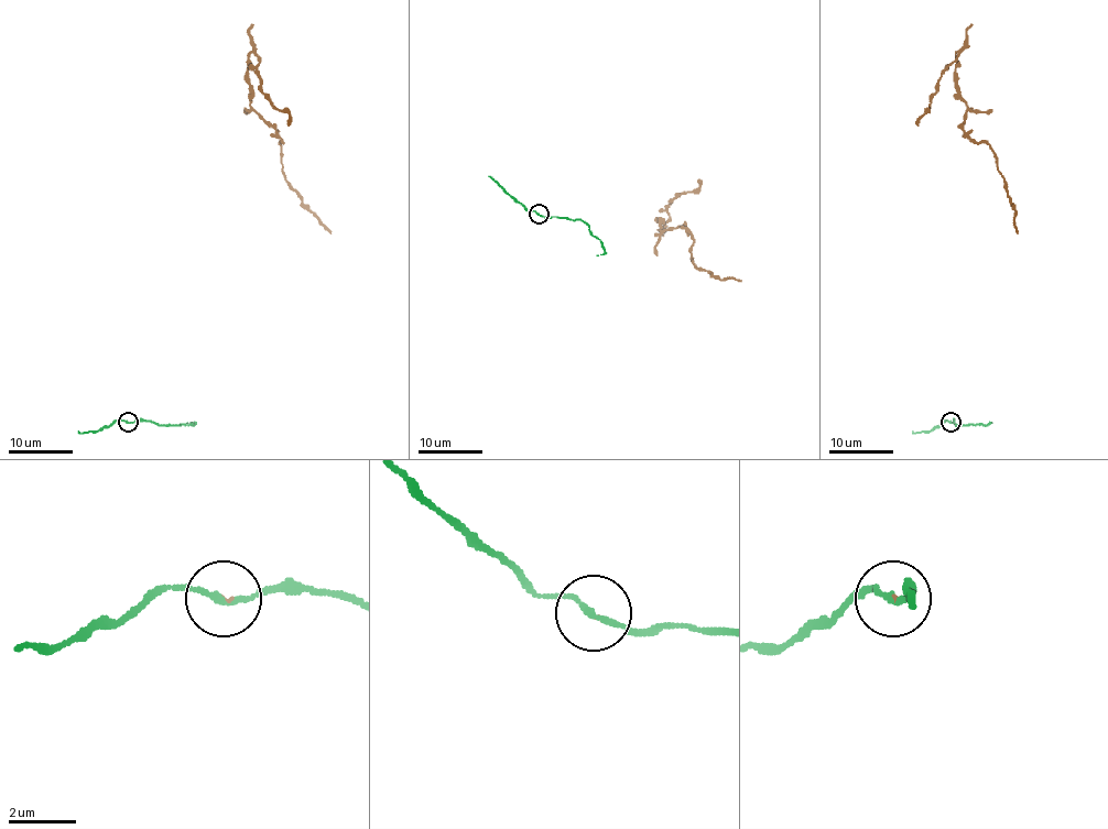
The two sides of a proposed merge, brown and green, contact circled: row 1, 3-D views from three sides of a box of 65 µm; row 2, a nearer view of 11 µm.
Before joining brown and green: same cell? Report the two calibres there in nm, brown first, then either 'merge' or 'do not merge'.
60/160 nm | do not merge

